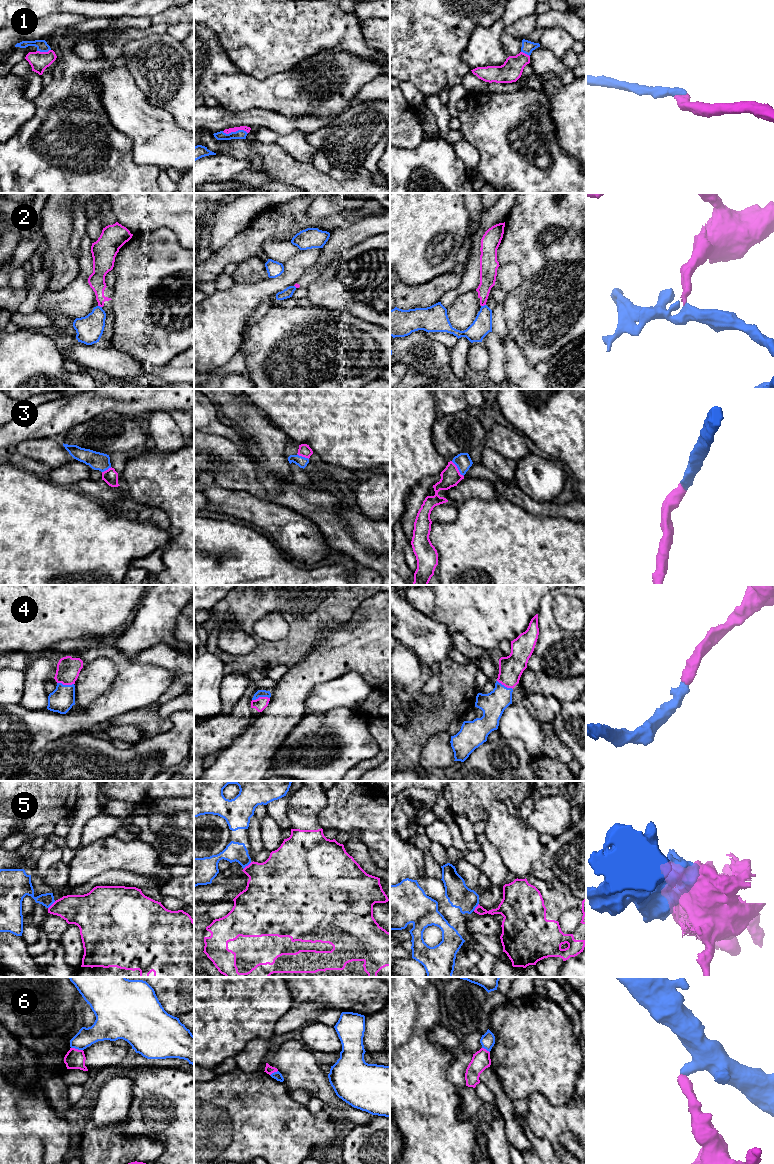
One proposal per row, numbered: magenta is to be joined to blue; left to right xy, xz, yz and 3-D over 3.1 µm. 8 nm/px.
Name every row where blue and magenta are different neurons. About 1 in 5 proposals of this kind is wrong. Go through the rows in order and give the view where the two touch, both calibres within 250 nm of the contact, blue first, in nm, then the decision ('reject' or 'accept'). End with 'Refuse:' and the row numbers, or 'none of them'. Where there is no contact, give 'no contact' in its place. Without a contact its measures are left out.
1: xz | 80/50 nm | accept
2: yz | 160/130 nm | reject
3: yz | 130/160 nm | accept
4: xz | 60/100 nm | accept
5: xz | 160/380 nm | reject
6: xy | 170/160 nm | reject
Refuse: 2, 5, 6

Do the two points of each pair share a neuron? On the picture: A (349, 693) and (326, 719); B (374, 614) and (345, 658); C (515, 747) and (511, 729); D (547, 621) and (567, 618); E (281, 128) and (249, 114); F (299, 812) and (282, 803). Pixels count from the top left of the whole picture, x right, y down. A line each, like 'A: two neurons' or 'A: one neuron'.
A: two neurons
B: one neuron
C: two neurons
D: two neurons
E: one neuron
F: two neurons

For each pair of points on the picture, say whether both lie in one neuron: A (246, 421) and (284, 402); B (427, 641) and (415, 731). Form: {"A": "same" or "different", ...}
{"A": "different", "B": "different"}

